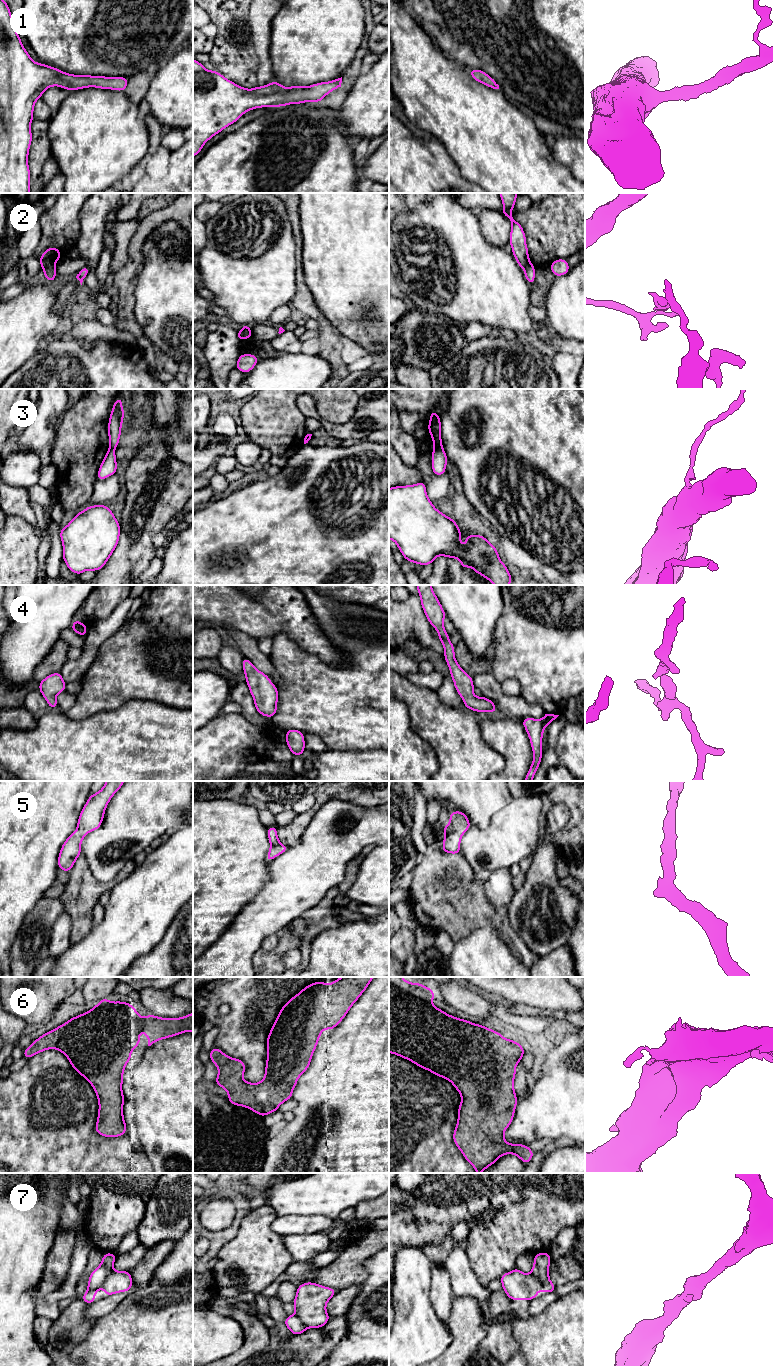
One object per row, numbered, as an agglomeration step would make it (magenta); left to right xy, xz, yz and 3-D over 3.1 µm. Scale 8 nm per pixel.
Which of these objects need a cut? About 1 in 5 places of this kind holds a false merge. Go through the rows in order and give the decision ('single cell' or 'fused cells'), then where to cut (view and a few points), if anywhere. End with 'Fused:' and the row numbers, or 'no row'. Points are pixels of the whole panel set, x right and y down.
1: single cell; no cut
2: fused cells; cut in xy along (54, 266), (43, 267)
3: fused cells; cut in yz along (441, 446), (435, 448)
4: single cell; no cut
5: single cell; no cut
6: single cell; no cut
7: single cell; no cut
Fused: 2, 3

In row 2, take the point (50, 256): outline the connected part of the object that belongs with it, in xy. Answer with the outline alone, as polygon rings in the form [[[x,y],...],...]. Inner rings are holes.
[[[56,247],[47,248],[43,255],[38,259],[41,267],[55,267],[56,262],[61,258],[61,252]]]

